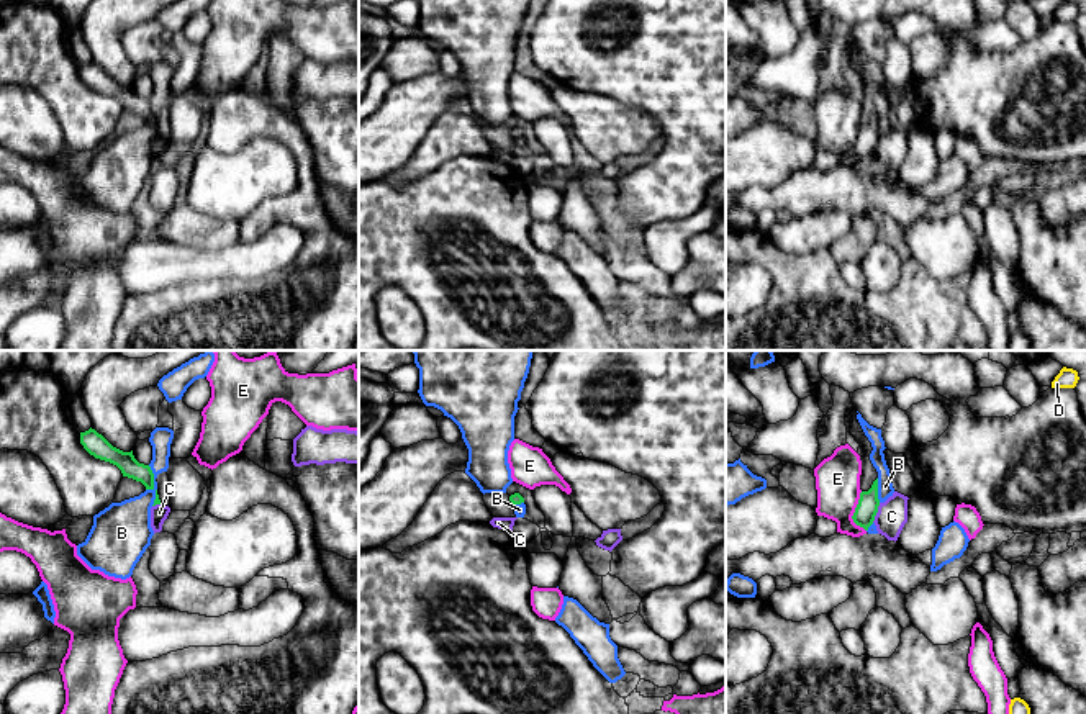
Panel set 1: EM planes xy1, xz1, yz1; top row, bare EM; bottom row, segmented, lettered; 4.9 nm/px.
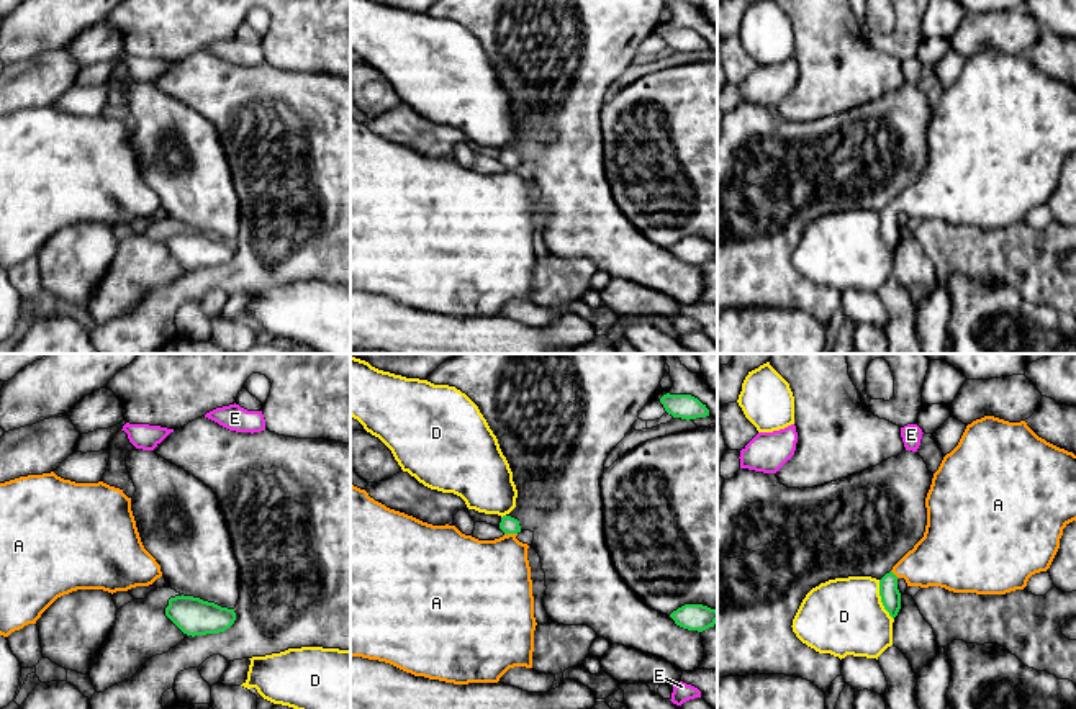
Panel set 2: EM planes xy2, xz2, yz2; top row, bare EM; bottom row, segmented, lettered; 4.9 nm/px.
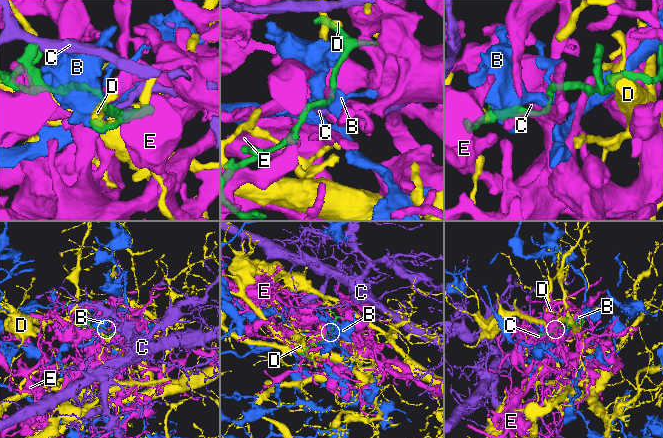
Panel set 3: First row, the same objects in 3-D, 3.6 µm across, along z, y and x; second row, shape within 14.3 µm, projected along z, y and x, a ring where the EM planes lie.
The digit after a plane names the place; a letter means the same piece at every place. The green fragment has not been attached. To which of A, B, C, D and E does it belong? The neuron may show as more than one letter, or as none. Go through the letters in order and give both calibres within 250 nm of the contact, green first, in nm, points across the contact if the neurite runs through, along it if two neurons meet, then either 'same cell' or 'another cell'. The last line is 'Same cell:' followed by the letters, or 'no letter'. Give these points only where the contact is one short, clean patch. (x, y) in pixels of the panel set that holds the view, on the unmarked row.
A: 90/380 nm | across xz2 (508, 158), (511, 166), (506, 190), (490, 212) | same cell
B: 100/260 nm | along xy1 (148, 99), (153, 107), (153, 138) | another cell
C: 110/150 nm | along yz1 (880, 136), (872, 154) | another cell
D: 100/380 nm | another cell
E: 110/220 nm | along yz1 (862, 125), (852, 153), (865, 164) | another cell
Same cell: A

